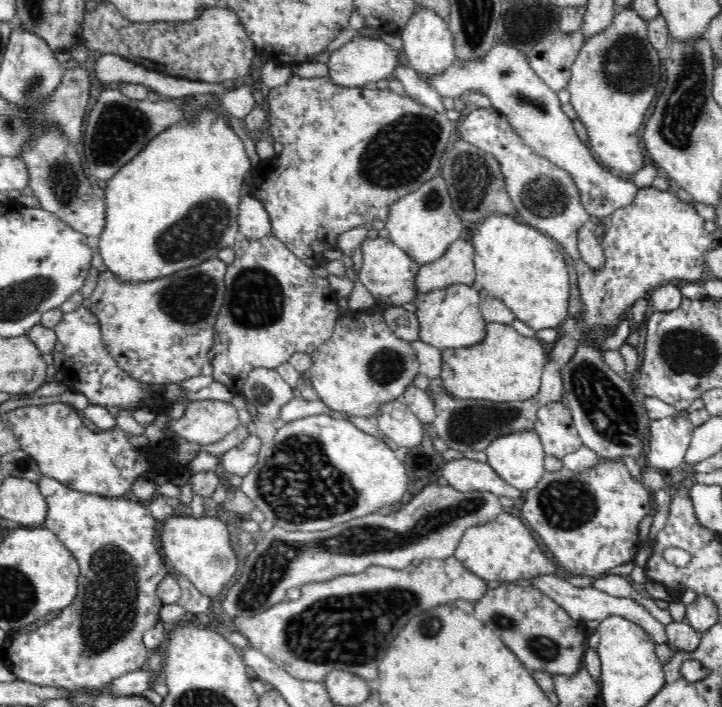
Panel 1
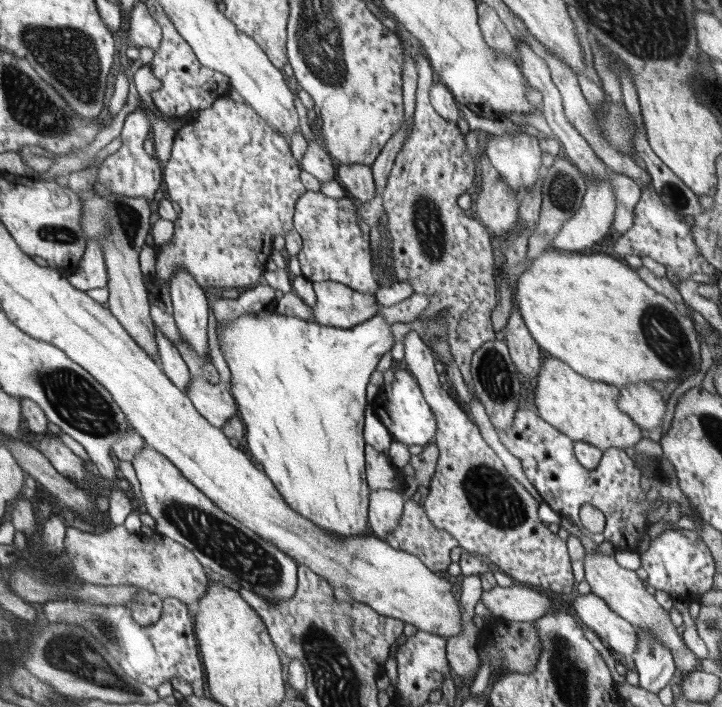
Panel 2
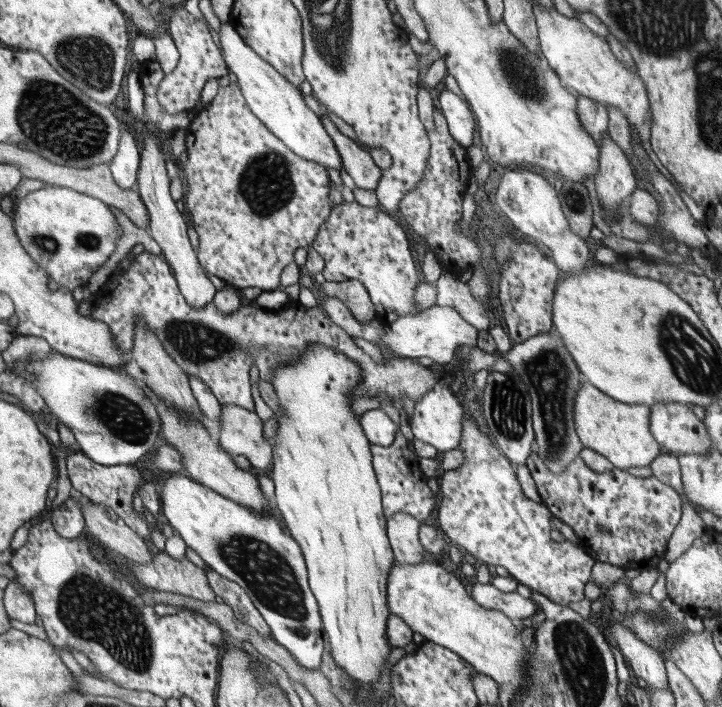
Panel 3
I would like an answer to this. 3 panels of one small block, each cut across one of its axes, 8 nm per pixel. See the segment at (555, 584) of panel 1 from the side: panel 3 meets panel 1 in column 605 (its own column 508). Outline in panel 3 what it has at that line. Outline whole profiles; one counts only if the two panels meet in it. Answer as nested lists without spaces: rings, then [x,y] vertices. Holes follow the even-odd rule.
[[[473,581],[472,597],[479,605],[487,609],[494,609],[503,612],[512,619],[517,619],[520,622],[522,618],[532,617],[536,612],[536,604],[531,598],[524,598],[520,594],[514,592],[504,592],[498,590],[492,583],[482,584]]]

